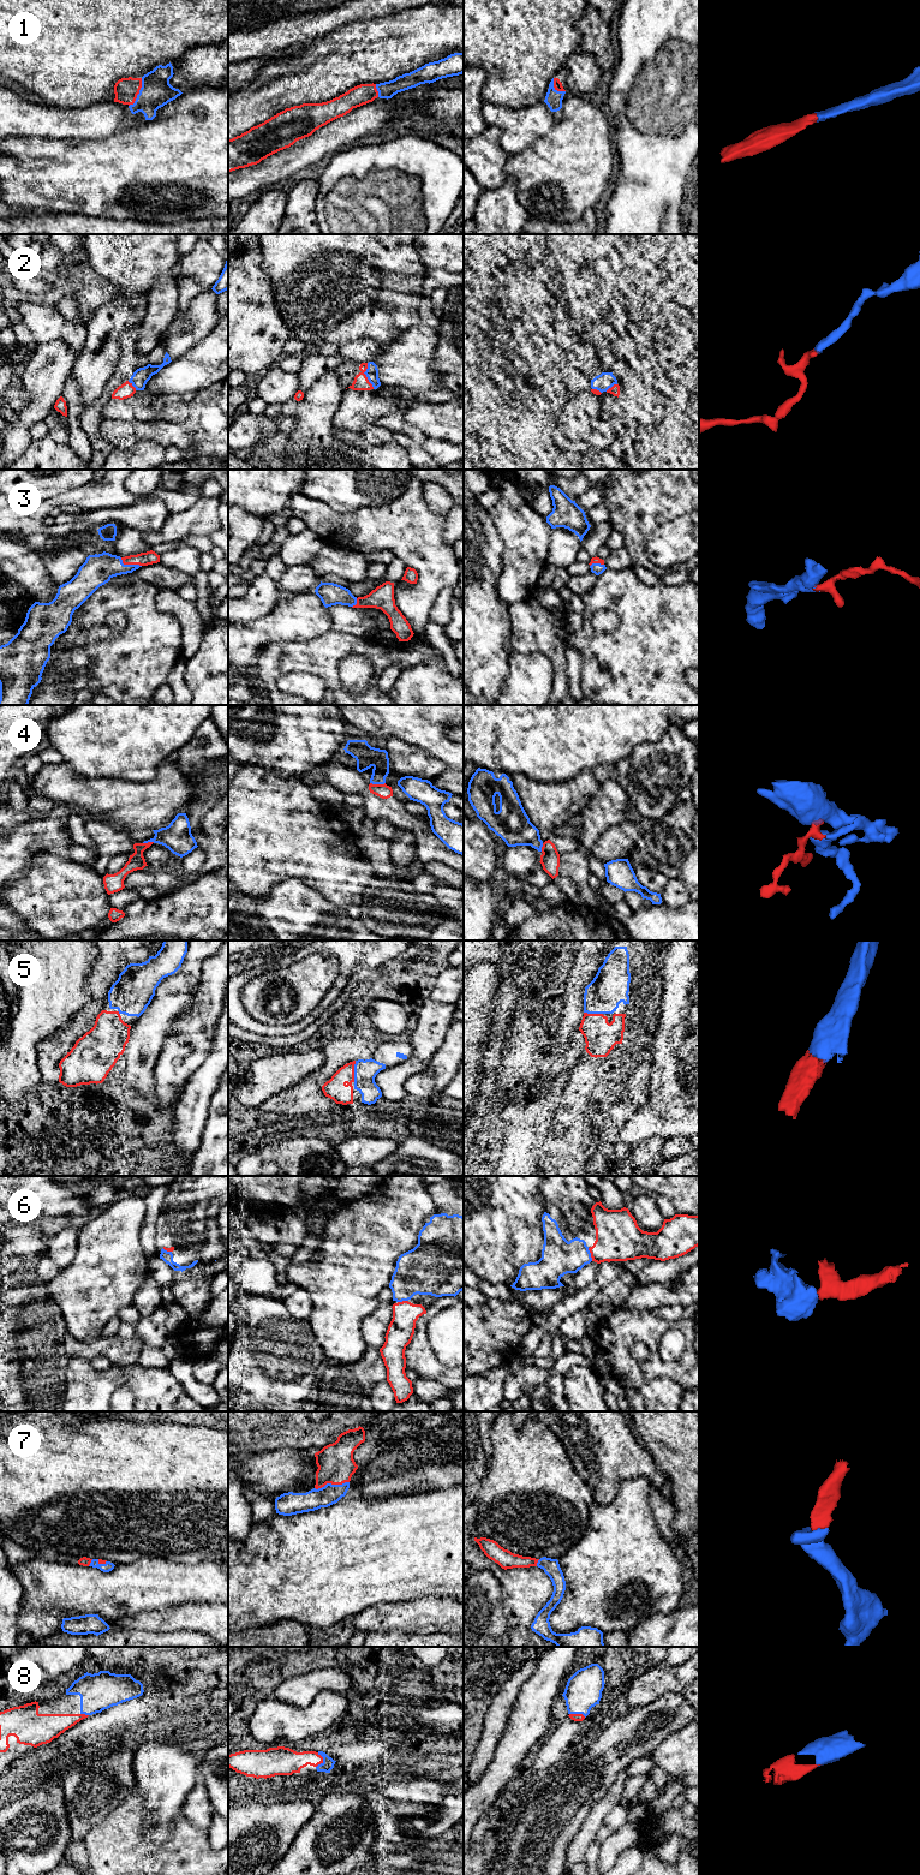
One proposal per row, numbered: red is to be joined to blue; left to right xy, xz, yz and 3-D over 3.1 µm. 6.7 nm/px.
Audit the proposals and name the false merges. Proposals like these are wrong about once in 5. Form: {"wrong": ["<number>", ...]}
{"wrong": ["4"]}

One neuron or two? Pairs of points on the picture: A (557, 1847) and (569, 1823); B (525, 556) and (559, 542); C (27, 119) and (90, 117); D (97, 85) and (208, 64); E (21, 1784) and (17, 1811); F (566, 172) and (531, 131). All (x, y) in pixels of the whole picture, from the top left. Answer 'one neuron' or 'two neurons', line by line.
A: one neuron
B: two neurons
C: one neuron
D: two neurons
E: one neuron
F: two neurons

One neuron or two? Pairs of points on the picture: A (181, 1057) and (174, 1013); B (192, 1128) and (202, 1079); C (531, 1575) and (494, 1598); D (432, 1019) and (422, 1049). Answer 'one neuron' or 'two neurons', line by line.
A: two neurons
B: one neuron
C: two neurons
D: one neuron

